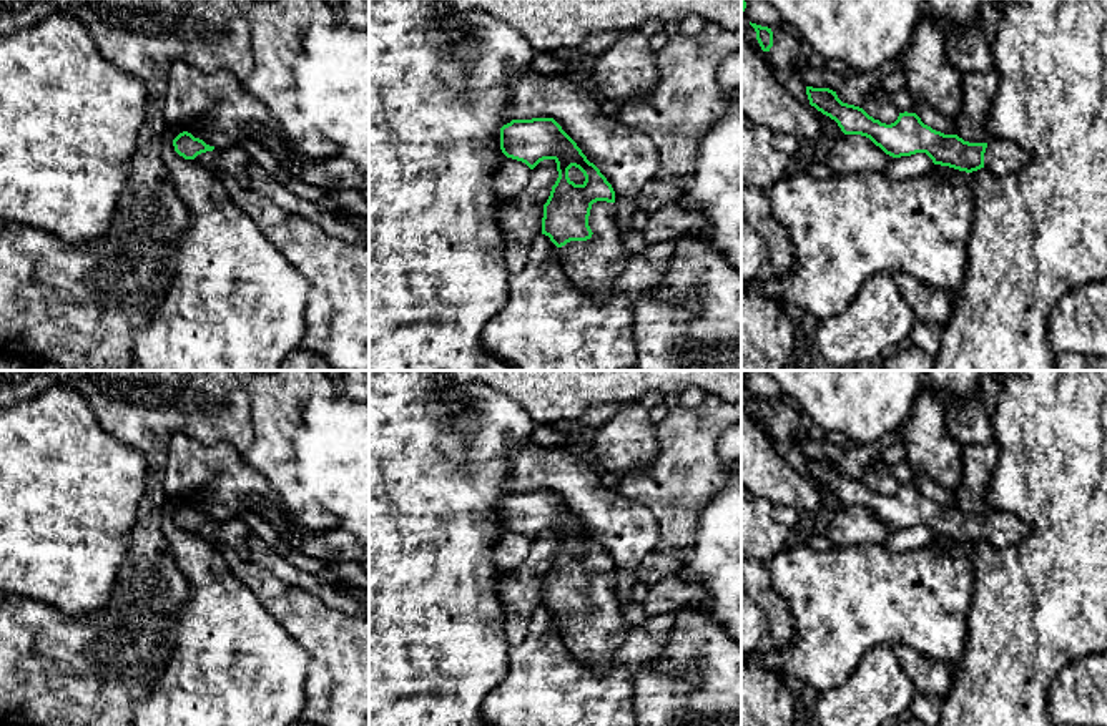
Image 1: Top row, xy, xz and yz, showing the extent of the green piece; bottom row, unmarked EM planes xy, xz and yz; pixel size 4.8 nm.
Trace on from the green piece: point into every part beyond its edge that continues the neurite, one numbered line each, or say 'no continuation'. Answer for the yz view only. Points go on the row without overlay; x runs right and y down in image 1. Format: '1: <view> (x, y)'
1: yz (1003, 529)

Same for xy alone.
1: xy (233, 532)

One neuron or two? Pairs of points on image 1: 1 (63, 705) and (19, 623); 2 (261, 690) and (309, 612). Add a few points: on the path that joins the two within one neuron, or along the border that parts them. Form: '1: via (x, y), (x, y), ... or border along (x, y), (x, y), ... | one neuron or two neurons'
1: via (59, 685), (25, 652), (24, 643) | one neuron
2: border along (276, 620), (311, 657), (308, 675) | two neurons

